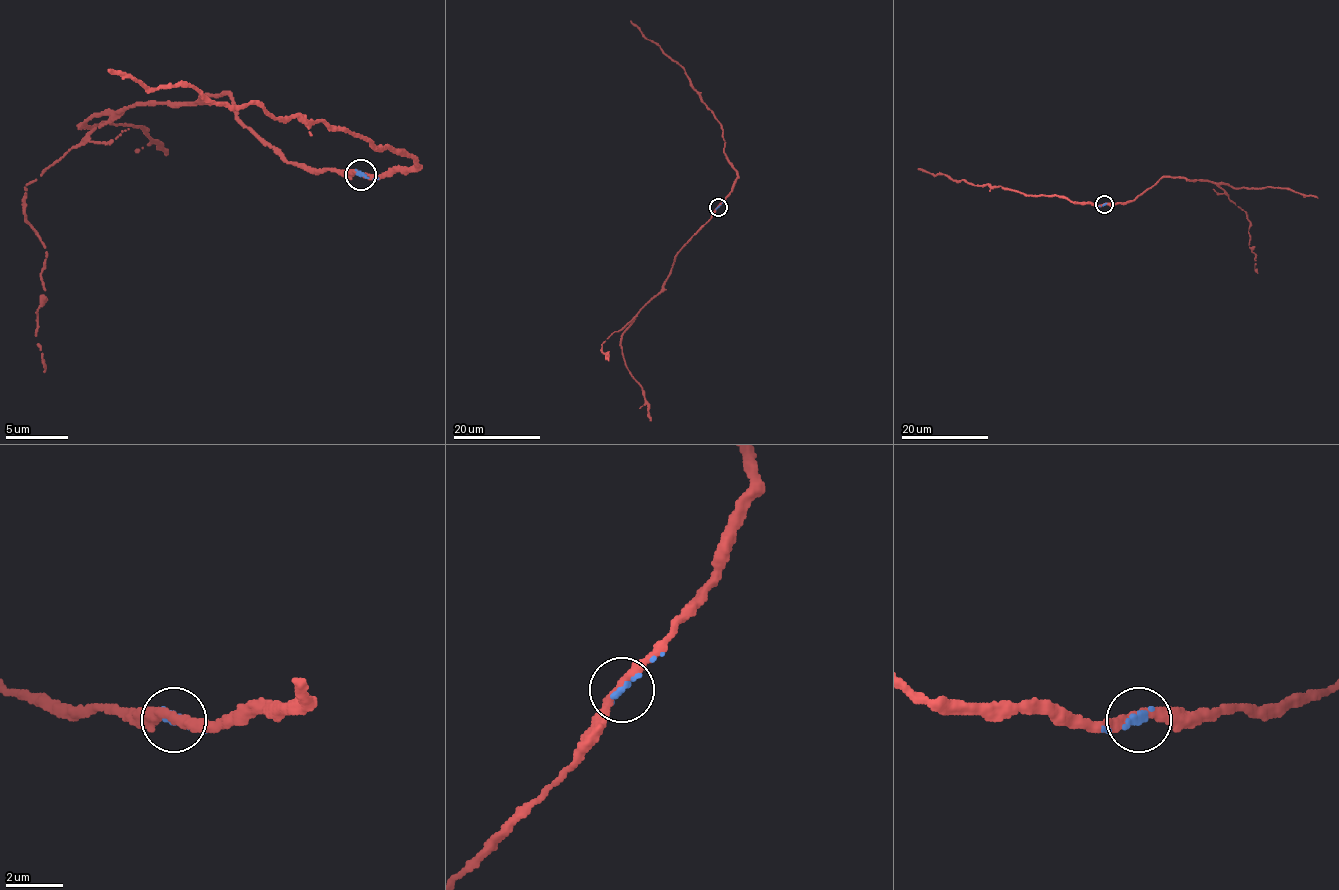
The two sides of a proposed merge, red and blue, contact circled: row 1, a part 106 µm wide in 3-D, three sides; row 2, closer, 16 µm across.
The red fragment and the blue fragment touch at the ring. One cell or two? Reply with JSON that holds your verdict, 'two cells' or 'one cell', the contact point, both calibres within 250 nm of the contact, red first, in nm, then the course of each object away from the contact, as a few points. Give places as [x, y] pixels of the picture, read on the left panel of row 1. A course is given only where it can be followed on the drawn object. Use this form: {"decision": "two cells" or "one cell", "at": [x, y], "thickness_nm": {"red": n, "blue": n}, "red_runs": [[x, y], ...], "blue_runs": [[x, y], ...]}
{"decision": "one cell", "at": [360, 174], "thickness_nm": {"red": 300, "blue": 280}, "red_runs": [[360, 175], [294, 166], [228, 93], [121, 109], [24, 197], [46, 250], [43, 373]], "blue_runs": [[360, 175], [378, 178]]}

